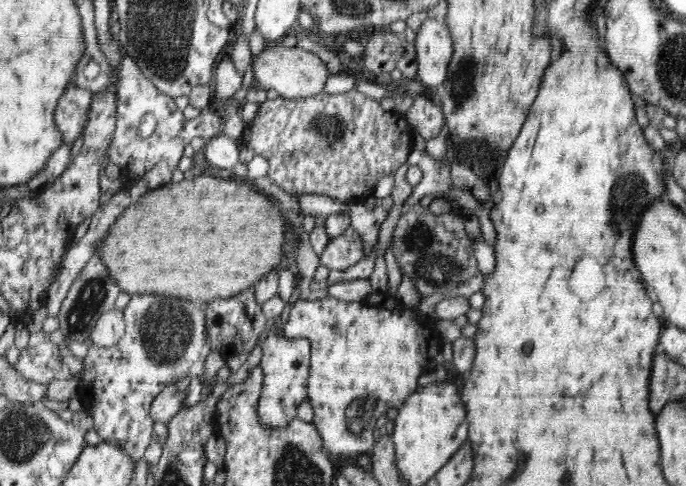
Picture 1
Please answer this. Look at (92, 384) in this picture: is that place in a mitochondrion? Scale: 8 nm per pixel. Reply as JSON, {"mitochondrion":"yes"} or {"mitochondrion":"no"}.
{"mitochondrion":"no"}

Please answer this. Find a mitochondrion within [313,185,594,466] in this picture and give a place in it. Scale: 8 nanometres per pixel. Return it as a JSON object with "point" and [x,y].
{"point":[437,268]}

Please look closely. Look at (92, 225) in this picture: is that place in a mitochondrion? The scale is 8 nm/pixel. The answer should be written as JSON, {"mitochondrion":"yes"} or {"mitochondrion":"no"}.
{"mitochondrion":"no"}

